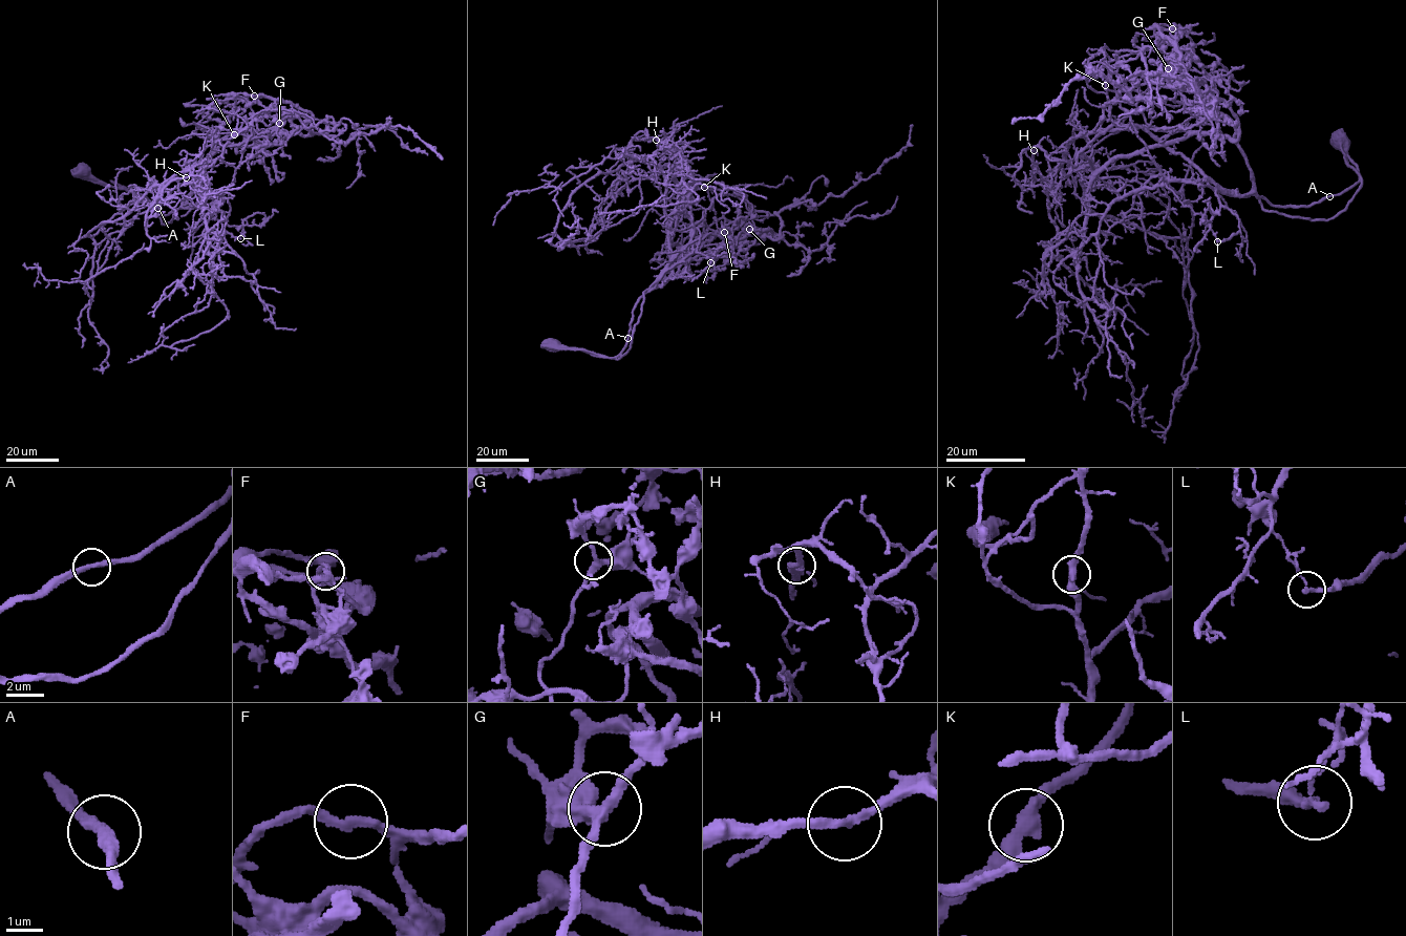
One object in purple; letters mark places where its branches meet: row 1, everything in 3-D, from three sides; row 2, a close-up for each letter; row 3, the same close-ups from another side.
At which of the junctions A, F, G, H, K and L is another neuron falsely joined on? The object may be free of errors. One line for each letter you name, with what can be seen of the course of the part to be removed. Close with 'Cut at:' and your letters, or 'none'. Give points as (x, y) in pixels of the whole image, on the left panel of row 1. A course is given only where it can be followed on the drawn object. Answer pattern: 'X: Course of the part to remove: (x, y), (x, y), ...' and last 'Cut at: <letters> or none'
L: Course of the part to remove: (239, 238), (227, 198), (183, 204), (207, 157), (296, 133), (312, 114), (260, 96), (224, 121), (180, 118)
Cut at: L

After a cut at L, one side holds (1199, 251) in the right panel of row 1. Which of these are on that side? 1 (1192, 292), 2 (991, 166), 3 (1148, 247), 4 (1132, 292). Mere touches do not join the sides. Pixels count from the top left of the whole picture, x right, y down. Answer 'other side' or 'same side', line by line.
1: other side
2: other side
3: same side
4: same side

